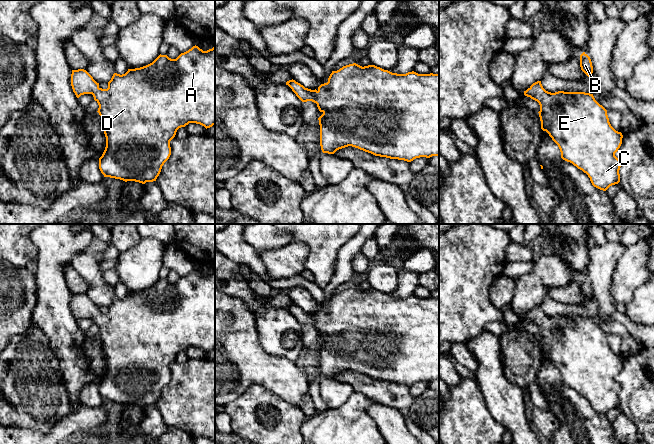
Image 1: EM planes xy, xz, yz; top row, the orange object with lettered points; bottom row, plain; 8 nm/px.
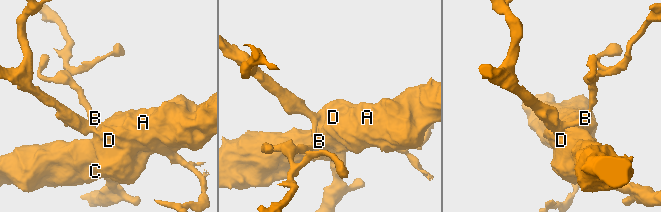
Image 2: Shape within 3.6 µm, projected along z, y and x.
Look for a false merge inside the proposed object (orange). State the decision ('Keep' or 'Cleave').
Keep

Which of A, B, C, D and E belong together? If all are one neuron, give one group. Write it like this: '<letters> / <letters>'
A B C D E

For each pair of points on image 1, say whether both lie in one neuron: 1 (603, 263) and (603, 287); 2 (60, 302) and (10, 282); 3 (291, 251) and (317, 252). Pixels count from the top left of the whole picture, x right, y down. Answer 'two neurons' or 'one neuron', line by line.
1: one neuron
2: two neurons
3: two neurons

